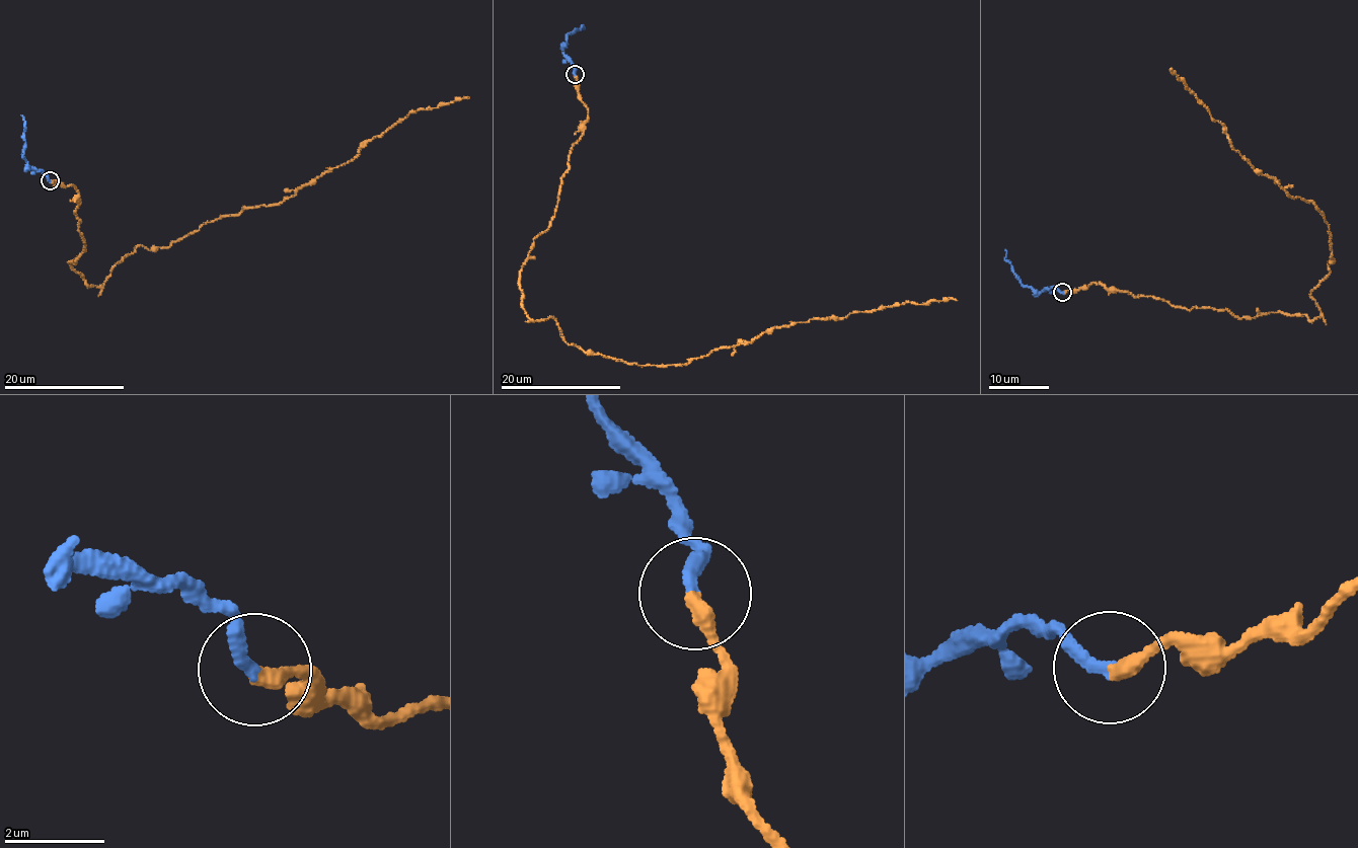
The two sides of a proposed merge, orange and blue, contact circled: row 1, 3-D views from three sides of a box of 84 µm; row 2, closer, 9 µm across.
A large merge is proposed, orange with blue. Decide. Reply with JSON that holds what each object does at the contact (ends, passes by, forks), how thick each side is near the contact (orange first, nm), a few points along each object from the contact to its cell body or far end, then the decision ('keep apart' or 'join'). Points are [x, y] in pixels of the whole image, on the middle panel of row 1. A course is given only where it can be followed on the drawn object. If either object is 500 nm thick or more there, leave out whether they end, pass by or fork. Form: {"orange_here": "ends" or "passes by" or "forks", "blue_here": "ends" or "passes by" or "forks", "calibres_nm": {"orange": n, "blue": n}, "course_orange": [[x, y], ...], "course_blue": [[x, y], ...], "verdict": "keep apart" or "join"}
{"orange_here": "ends", "blue_here": "ends", "calibres_nm": {"orange": 320, "blue": 240}, "course_orange": [[574, 75], [584, 135], [520, 273], [523, 309], [552, 318], [570, 344], [681, 364], [796, 322], [957, 300]], "course_blue": [[574, 75], [574, 67], [563, 53], [563, 45], [570, 33], [582, 25], [582, 27]], "verdict": "join"}

